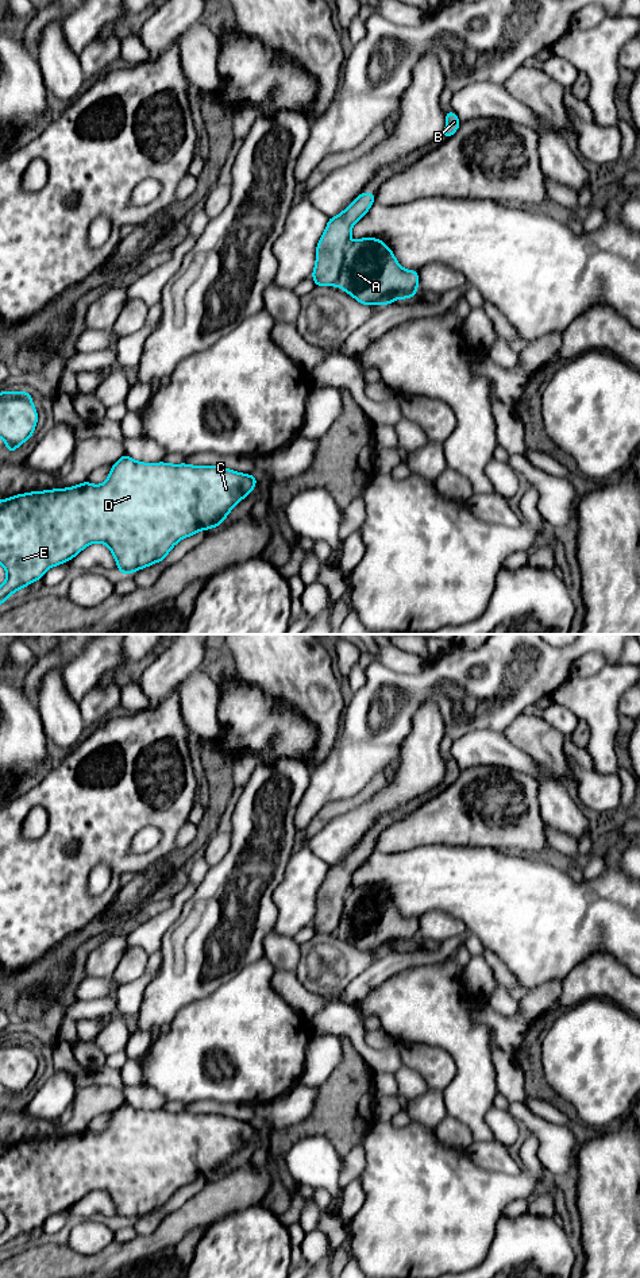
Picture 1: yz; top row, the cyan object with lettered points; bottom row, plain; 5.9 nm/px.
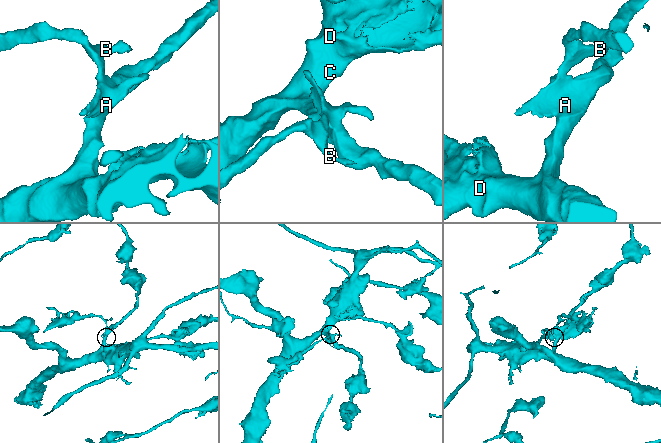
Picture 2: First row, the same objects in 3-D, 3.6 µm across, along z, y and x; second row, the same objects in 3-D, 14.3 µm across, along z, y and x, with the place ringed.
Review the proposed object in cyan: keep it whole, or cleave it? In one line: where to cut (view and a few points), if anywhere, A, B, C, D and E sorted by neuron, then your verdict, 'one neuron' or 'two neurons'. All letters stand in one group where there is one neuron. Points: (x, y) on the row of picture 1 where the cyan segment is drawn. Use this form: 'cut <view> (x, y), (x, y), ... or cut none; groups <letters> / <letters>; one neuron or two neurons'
cut none; groups A B C D E; one neuron

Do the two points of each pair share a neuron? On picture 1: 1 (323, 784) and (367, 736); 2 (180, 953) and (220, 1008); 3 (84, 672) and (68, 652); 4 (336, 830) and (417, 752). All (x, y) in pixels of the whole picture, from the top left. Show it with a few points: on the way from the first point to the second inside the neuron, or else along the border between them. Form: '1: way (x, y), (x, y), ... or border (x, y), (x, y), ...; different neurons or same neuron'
1: way (335, 772), (359, 748); same neuron
2: border (235, 973), (208, 995), (192, 1000), (182, 1007); different neurons
3: border (84, 648), (64, 670); different neurons
4: way (361, 823), (409, 776); same neuron

